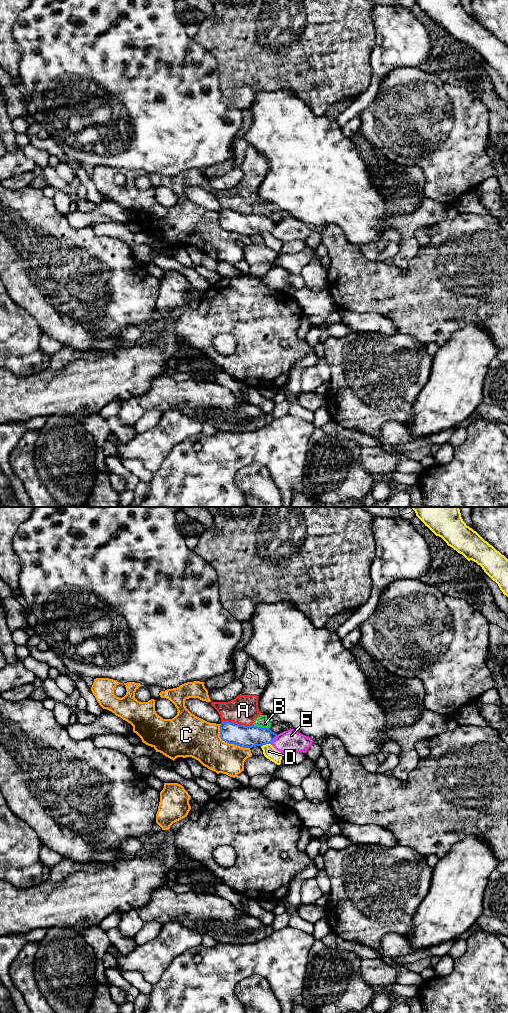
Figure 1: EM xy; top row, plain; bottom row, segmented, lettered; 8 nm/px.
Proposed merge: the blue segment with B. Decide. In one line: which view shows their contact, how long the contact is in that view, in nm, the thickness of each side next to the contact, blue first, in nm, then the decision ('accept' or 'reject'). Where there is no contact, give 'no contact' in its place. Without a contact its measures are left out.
contact in xy; length 130 nm; calibres 180 and 100 nm; reject

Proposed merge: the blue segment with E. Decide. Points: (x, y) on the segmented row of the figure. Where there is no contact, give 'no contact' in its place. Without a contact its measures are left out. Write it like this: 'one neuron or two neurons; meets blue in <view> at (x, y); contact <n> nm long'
two neurons; meets blue in xy at (274, 739); contact 90 nm long

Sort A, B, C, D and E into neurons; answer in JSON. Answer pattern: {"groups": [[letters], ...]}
{"groups": [["A", "B", "C"], ["D"], ["E"]]}

